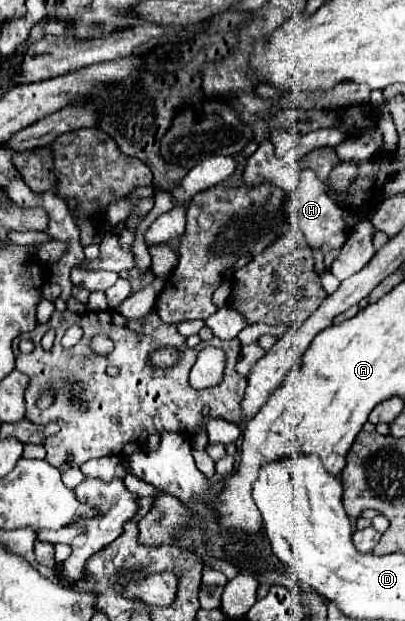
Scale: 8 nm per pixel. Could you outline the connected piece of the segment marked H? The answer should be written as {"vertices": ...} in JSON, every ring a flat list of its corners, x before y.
{"vertices":[[312,171,300,173,300,187,292,195,288,195,286,211,288,211,288,223,304,233,304,237,312,249,322,249,324,253,328,253,328,251,340,249,344,245,346,231,348,231,342,221,344,211,336,203,332,203,324,183,320,183,320,179,316,179,316,175,312,175]]}

